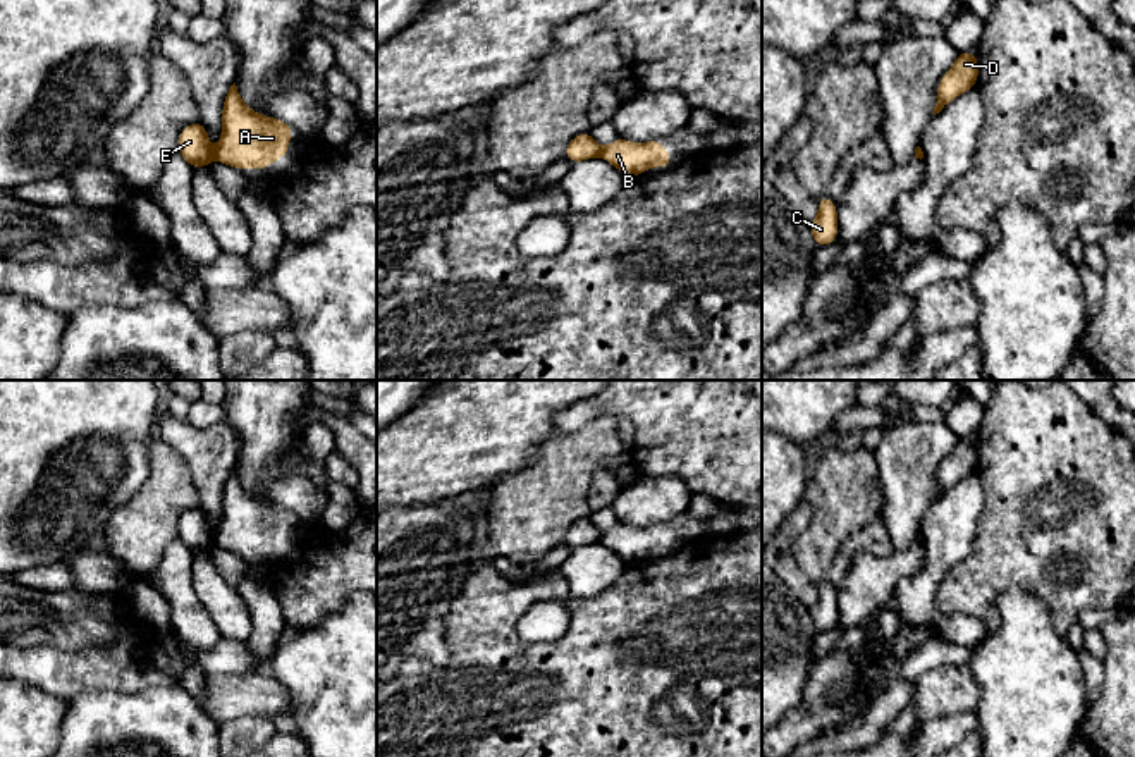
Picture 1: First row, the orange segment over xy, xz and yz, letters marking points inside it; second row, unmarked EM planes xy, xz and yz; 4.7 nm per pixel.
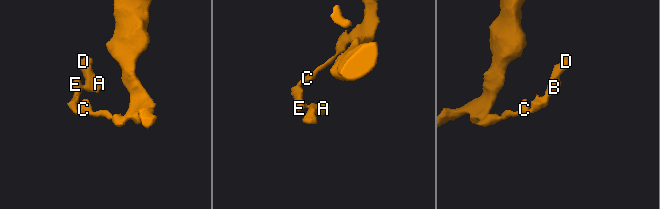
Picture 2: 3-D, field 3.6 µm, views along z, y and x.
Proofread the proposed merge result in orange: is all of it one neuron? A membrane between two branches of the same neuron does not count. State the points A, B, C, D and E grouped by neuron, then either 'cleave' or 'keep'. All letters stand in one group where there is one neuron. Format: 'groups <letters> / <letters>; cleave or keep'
groups A B D / C E; cleave

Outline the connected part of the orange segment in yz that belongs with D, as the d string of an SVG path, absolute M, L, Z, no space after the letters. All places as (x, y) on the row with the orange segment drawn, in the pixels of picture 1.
M958 52L954 65L941 77L936 91L934 115L939 114L951 100L972 89L979 77L977 53Z

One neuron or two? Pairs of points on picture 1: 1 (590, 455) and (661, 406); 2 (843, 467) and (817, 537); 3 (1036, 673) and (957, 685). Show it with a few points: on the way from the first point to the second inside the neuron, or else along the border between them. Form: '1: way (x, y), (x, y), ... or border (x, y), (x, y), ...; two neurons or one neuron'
1: border (616, 418), (595, 417), (576, 430); two neurons
2: way (843, 484), (843, 506), (834, 520); one neuron
3: border (965, 666), (979, 687), (979, 701), (974, 709); two neurons

